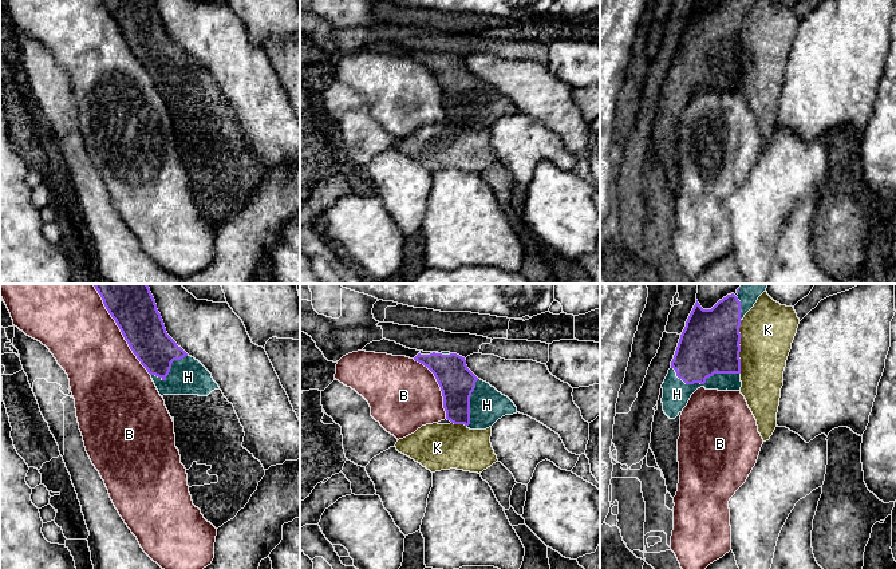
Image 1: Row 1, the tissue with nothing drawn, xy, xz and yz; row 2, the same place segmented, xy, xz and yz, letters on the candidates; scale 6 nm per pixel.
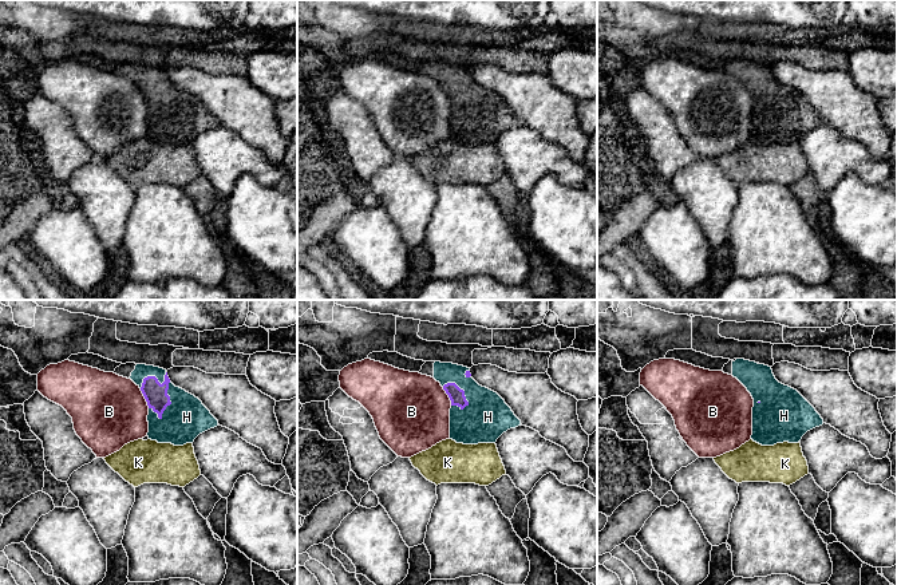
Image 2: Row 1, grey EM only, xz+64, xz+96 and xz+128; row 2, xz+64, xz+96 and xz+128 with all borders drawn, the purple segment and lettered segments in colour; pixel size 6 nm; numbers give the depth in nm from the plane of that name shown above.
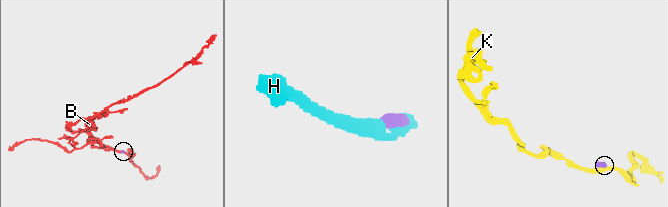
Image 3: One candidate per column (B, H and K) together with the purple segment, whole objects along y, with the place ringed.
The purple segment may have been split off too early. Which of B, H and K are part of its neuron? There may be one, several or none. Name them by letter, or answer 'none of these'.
H

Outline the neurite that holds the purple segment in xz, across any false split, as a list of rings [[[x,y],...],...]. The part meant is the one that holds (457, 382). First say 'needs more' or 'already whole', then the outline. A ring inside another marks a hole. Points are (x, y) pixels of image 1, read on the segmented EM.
needs more; [[[450,352],[418,353],[415,361],[427,367],[435,376],[443,396],[446,419],[454,424],[465,424],[470,430],[486,430],[505,415],[517,414],[514,403],[489,383],[478,379],[466,365],[465,357]]]

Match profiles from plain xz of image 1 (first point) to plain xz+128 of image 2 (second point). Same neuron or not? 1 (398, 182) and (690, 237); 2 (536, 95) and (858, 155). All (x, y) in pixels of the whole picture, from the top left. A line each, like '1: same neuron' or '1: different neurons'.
1: different neurons
2: different neurons

